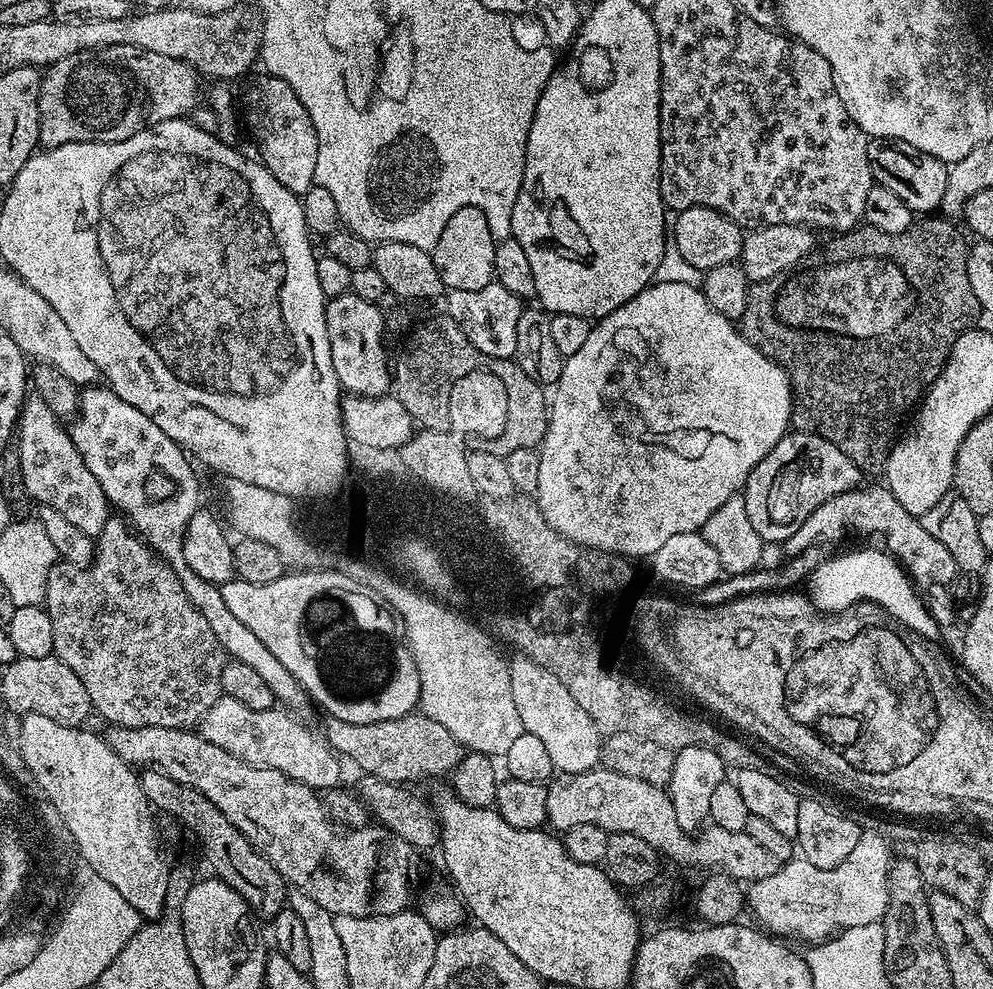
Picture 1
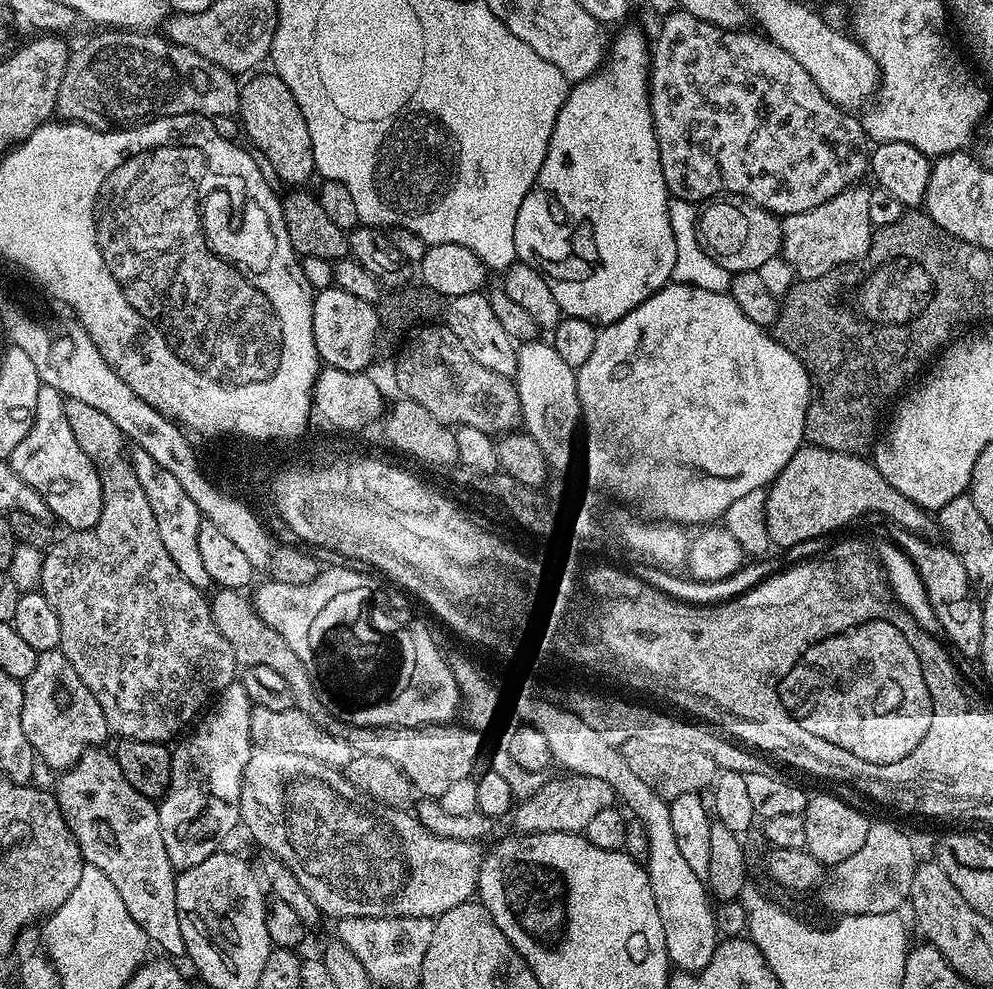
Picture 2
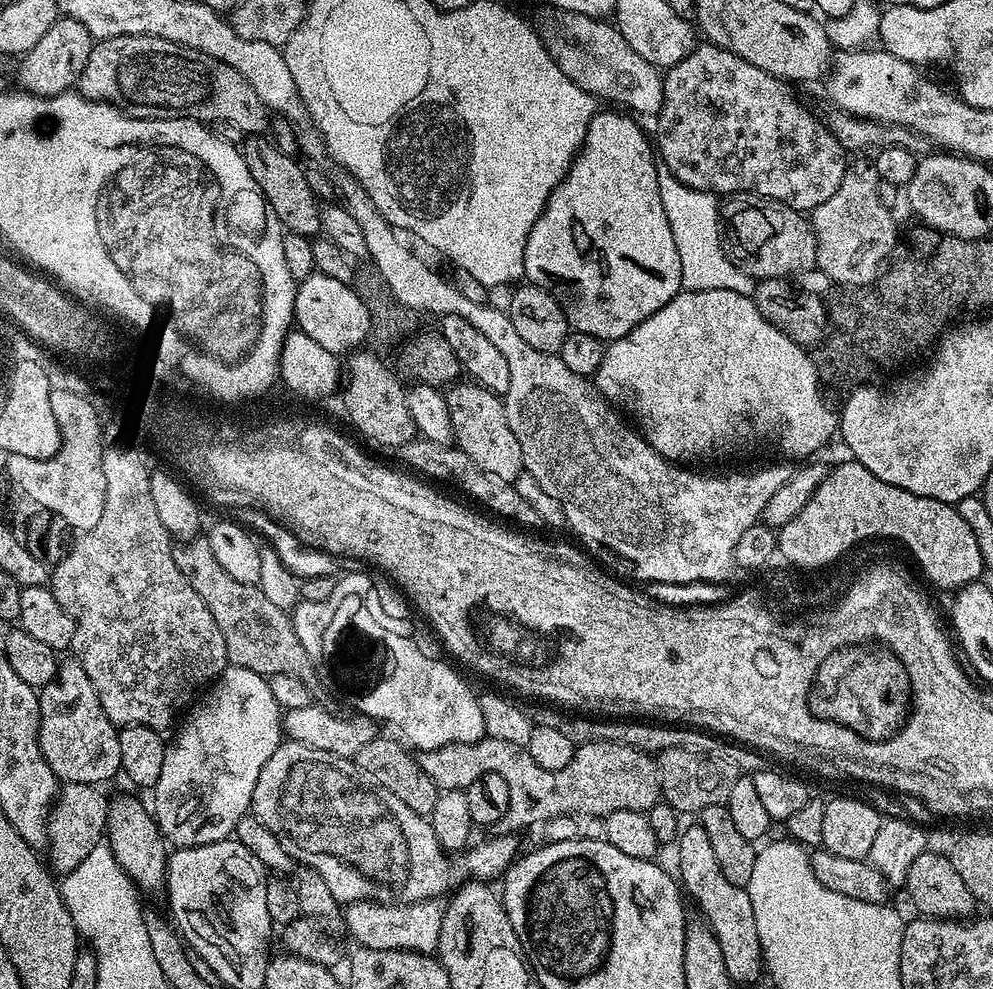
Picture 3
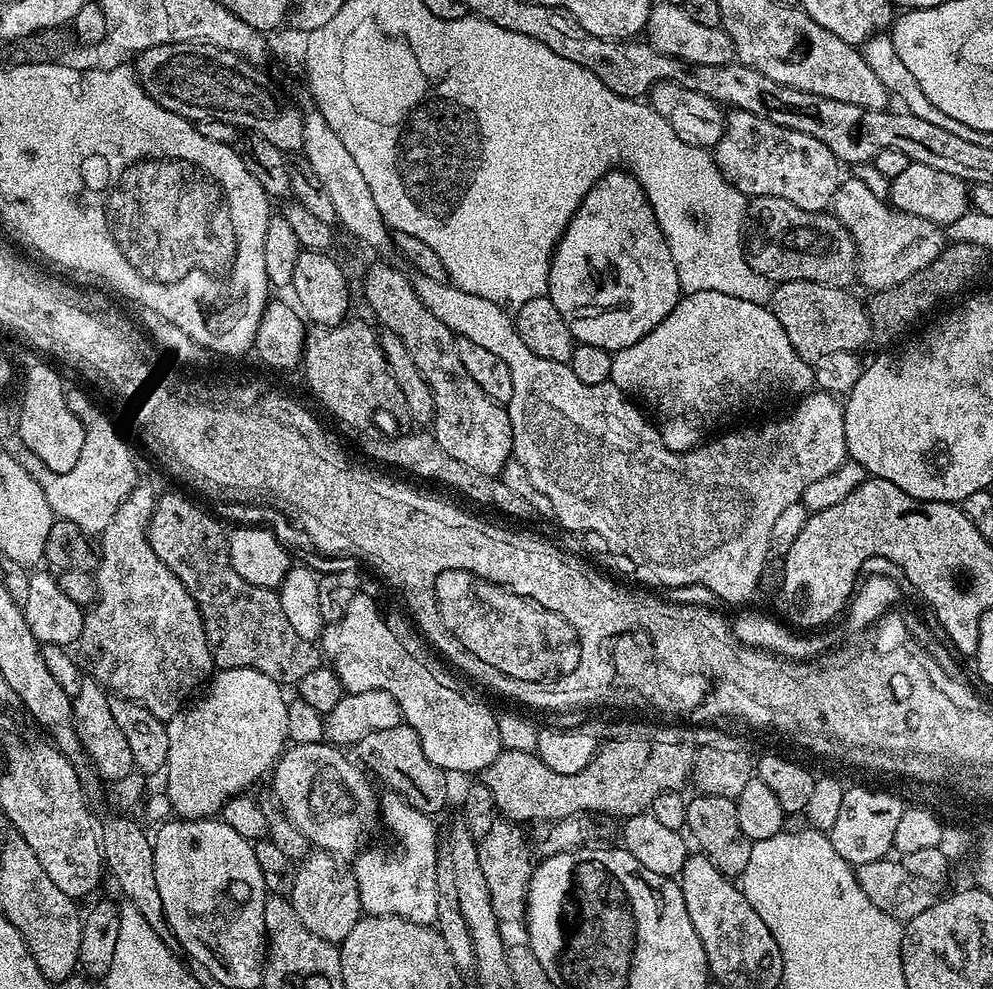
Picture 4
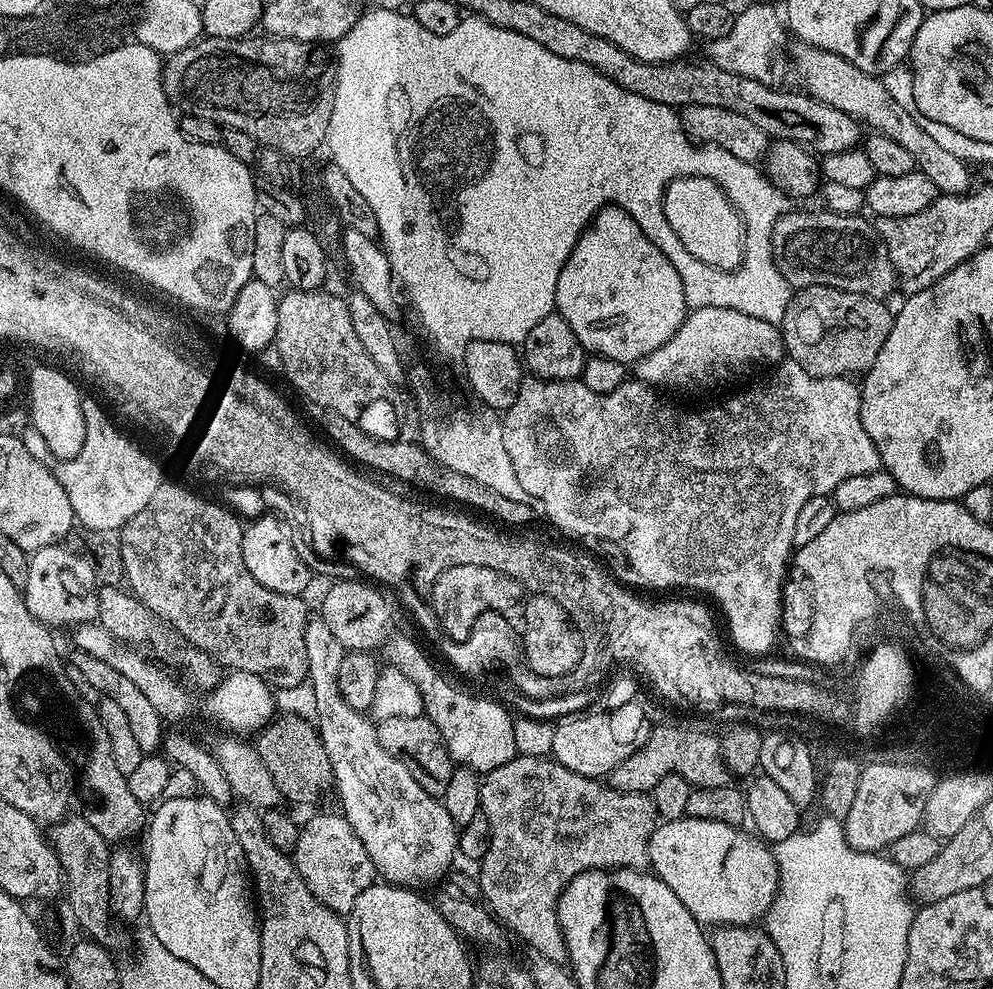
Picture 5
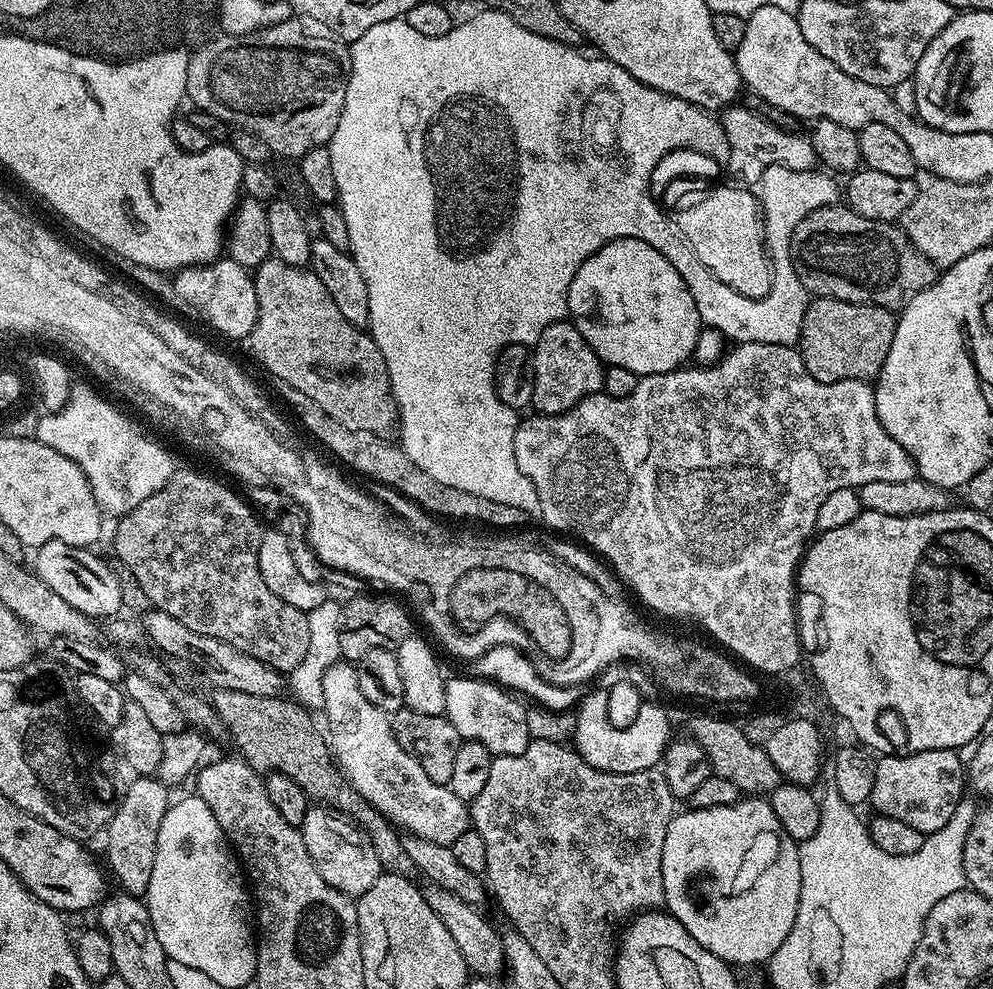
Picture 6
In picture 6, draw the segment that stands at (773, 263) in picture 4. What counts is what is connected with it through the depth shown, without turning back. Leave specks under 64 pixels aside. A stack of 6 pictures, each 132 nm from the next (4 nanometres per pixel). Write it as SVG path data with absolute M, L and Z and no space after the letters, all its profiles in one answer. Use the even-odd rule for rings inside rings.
M843 203L814 210L798 222L792 240L794 270L813 297L829 296L855 304L899 310L914 294L936 281L938 269L892 222L862 218Z

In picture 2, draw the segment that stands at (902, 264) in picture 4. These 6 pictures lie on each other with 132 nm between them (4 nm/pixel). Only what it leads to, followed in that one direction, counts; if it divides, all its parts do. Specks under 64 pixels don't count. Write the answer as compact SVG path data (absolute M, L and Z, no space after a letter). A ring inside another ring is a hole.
M853 186L842 194L806 210L802 214L790 214L780 220L782 242L780 250L785 260L800 280L813 280L828 272L843 269L843 264L863 261L872 242L874 229L870 222L870 191L864 186Z

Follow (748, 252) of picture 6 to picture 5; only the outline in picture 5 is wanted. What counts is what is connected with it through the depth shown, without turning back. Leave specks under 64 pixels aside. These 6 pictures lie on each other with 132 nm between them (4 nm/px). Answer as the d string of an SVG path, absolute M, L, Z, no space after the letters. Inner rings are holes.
M680 176L664 190L663 213L686 250L699 261L732 271L743 256L743 225L740 216L719 184L701 176Z

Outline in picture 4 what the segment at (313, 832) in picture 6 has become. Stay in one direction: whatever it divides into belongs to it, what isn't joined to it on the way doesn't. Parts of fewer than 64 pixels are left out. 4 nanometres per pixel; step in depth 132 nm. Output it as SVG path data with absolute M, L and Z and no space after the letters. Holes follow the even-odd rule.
M324 849L309 852L297 867L290 897L298 918L302 918L310 934L318 934L318 938L326 938L326 942L337 946L346 938L346 934L350 934L350 930L354 930L362 915L356 873L343 864L339 857Z

